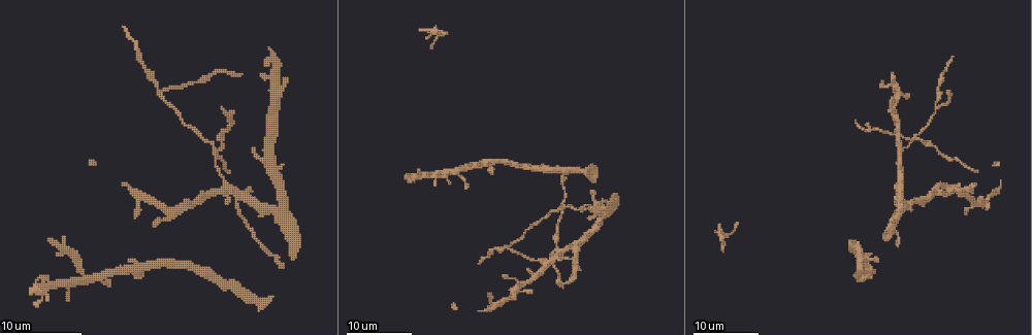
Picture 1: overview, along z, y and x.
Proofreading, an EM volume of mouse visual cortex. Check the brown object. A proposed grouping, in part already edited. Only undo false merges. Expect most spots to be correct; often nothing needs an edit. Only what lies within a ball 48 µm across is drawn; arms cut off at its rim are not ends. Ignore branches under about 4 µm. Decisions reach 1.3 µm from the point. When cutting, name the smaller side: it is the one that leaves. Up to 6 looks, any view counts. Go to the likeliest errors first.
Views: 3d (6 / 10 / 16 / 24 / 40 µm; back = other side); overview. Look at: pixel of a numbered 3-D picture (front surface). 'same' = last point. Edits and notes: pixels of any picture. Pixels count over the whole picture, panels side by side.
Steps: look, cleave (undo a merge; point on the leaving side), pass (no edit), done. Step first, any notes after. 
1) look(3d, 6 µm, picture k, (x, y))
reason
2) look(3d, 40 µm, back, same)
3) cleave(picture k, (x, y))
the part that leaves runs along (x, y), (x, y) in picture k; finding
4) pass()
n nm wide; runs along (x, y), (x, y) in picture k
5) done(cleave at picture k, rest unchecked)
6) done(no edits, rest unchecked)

look(3d, 24 µm, picture 1, (938, 106))
three-way junction

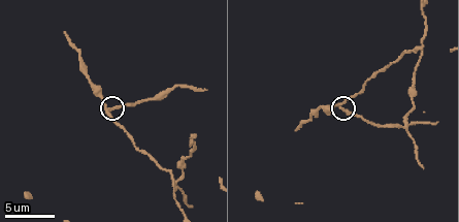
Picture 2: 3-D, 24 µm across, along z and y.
look(3d, 6 µm, picture 2, (338, 107))

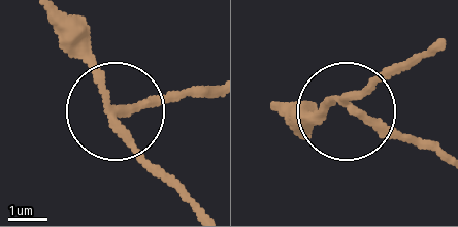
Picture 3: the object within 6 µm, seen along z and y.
cleave(picture 3, (168, 101))
3 arms; the part that leaves runs along (120, 108), (205, 95) in picture 3; two cells meet here

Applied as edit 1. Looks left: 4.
look(3d, 16 µm, picture 1, (236, 194))
sudden change in width

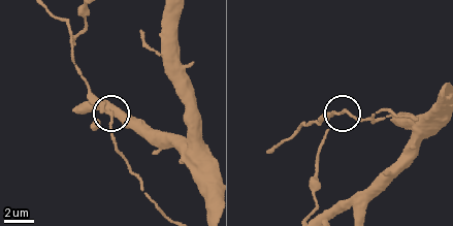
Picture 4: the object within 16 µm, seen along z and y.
look(3d, 6 µm, picture 4, (108, 114))
zoom in

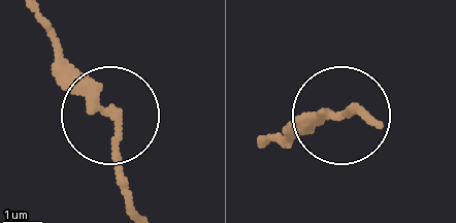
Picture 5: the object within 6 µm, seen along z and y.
look(3d, 6 µm, back, picture 5, (113, 115))
other side

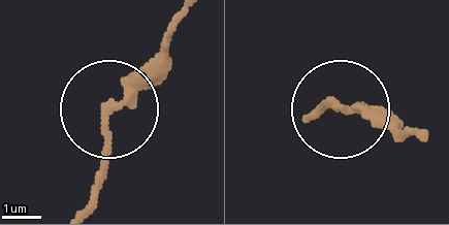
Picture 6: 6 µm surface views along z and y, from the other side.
pass()
220 nm wide; one cell here

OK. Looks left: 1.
done(cleave at picture 3, rest unchecked)

